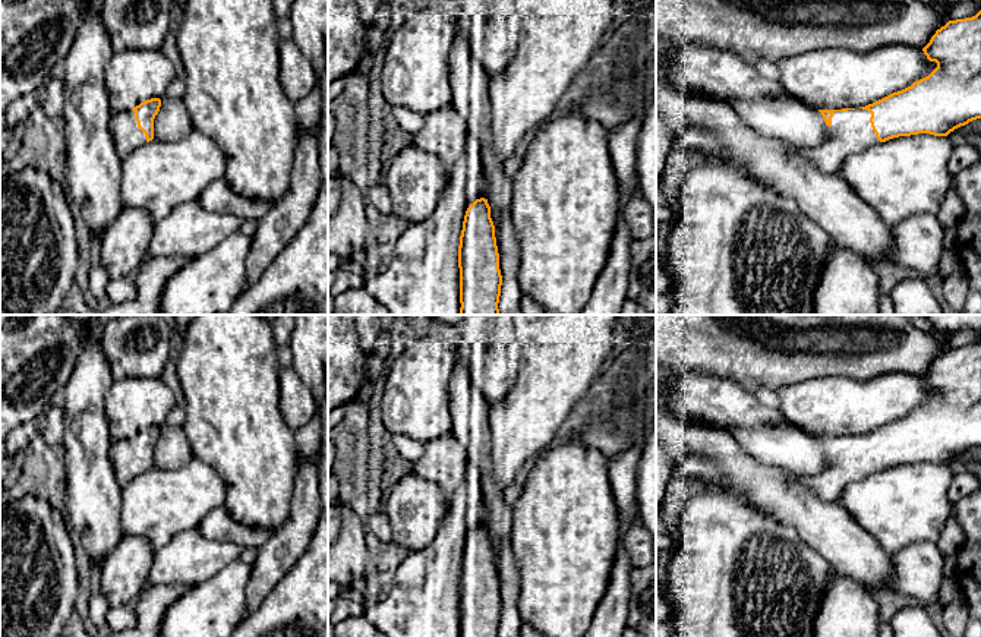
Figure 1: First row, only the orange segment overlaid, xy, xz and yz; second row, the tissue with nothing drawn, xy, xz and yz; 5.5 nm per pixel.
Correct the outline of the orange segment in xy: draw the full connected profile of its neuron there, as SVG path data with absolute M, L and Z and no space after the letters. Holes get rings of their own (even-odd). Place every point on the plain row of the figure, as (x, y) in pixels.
M151 426L132 438L114 439L108 457L117 483L123 488L136 476L154 467L154 447L161 435L160 426Z

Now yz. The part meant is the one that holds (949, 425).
M981 338L965 347L949 349L922 376L937 395L911 414L859 436L818 438L829 454L827 467L798 476L821 501L842 504L849 483L899 464L930 461L947 464L955 457L981 447Z

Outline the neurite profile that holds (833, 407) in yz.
M886 373L857 381L804 381L775 391L779 411L817 438L859 436L928 404L936 395L922 376Z

